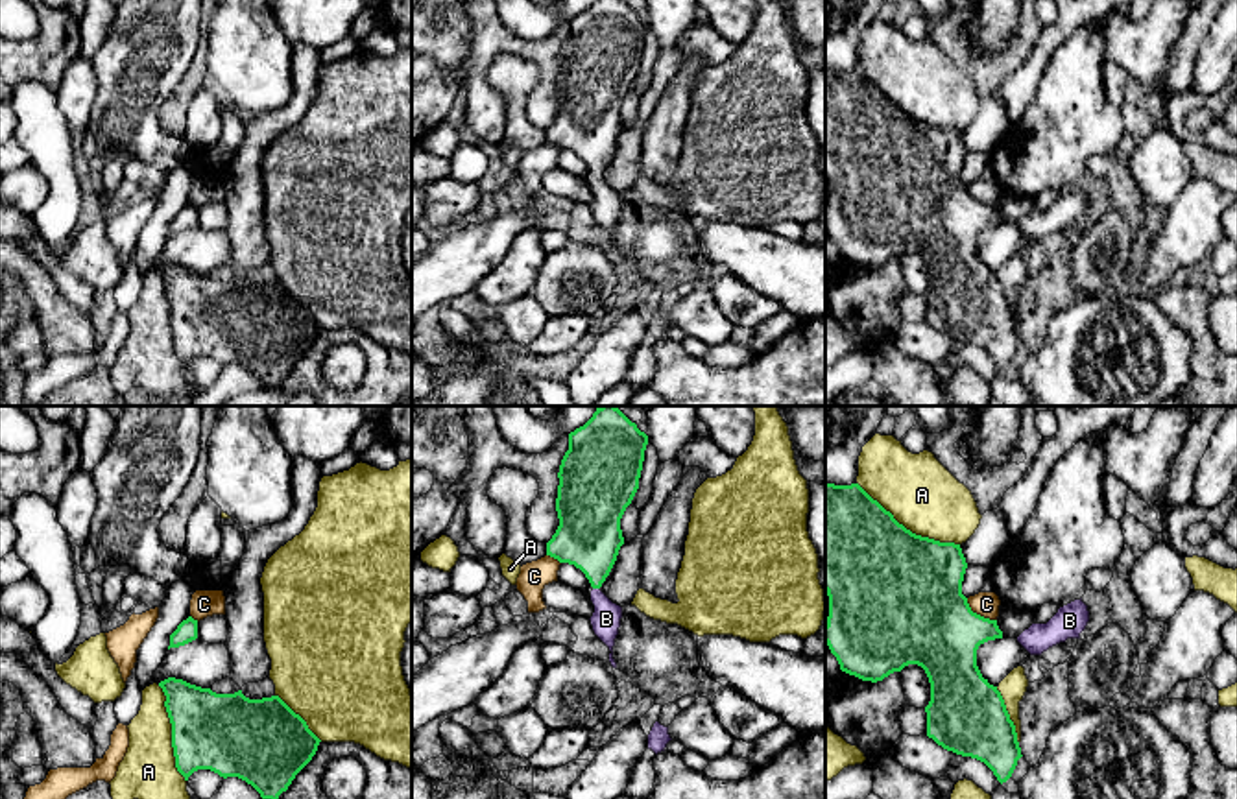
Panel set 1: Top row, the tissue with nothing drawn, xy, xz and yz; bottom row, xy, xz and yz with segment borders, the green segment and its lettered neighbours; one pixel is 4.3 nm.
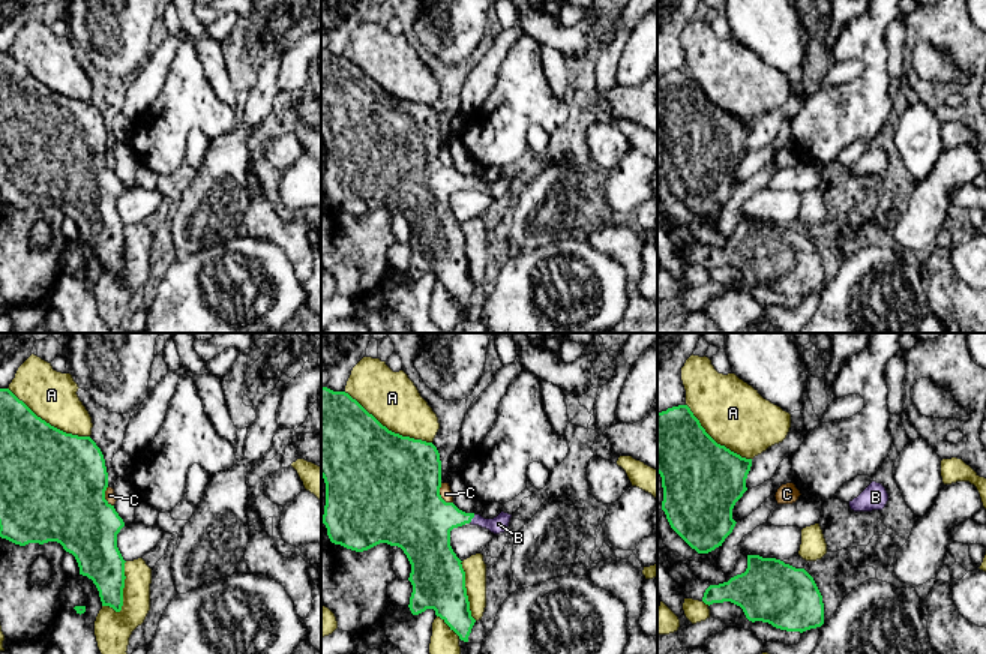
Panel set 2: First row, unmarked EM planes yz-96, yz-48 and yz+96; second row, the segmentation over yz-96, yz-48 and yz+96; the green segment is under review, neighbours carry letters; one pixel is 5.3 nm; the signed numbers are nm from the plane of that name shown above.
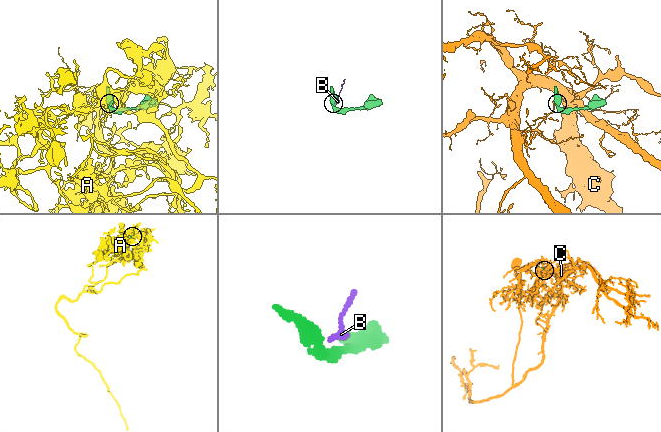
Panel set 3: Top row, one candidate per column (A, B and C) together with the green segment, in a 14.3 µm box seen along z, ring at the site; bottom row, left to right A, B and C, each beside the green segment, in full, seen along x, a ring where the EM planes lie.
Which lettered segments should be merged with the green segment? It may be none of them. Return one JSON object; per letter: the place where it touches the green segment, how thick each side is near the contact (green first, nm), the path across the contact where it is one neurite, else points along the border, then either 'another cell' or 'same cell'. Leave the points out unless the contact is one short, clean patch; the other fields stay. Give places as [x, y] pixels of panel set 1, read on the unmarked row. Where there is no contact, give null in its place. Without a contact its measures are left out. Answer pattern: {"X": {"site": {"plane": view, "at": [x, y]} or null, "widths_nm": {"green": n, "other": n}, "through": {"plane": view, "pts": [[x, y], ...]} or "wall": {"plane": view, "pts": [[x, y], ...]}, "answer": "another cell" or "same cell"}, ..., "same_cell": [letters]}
{"A": {"site": {"plane": "yz", "at": [909, 117]}, "widths_nm": {"green": 500, "other": 320}, "answer": "another cell"}, "B": {"site": {"plane": "xz", "at": [597, 174]}, "widths_nm": {"green": 280, "other": 130}, "through": {"plane": "xz", "pts": [[589, 122], [597, 150], [597, 174], [606, 205]]}, "answer": "same cell"}, "C": {"site": {"plane": "yz", "at": [979, 202]}, "widths_nm": {"green": 400, "other": 110}, "wall": {"plane": "yz", "pts": [[966, 185], [973, 198], [996, 207]]}, "answer": "another cell"}, "same_cell": ["B"]}

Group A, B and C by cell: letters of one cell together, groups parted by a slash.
A / B / C

